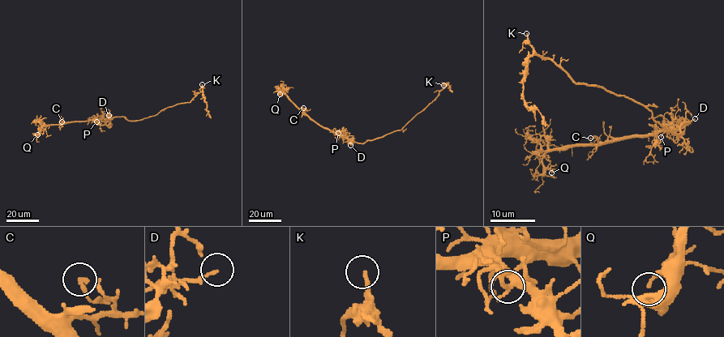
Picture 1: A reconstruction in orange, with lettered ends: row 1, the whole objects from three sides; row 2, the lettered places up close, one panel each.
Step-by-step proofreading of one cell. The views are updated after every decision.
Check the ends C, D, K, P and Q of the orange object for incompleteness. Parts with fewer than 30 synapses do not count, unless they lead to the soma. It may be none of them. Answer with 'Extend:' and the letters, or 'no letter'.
Extend: K

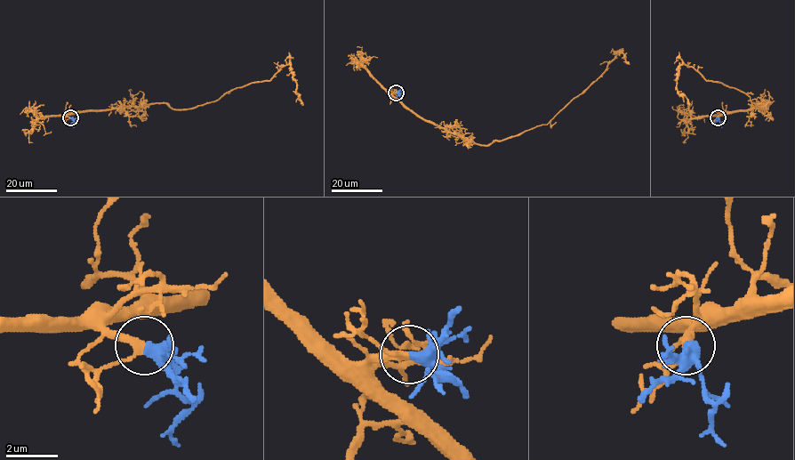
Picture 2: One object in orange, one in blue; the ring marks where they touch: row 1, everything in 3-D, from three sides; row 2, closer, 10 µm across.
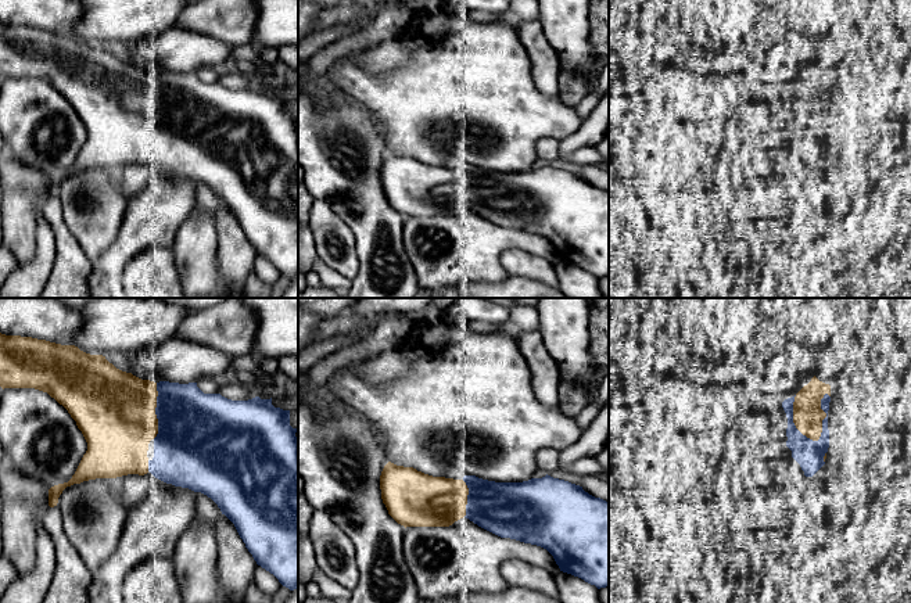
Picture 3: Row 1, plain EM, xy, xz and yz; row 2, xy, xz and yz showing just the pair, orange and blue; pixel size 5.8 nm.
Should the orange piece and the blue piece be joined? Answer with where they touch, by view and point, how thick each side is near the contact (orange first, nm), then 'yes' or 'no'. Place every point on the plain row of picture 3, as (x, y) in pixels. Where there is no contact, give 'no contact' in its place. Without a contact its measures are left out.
yz (824, 107) | 180/170 nm | yes

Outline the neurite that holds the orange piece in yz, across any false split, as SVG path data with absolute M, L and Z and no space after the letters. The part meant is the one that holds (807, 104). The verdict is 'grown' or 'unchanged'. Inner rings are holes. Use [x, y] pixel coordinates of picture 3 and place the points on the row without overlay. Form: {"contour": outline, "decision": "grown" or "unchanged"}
{"contour": "M815 65L795 86L782 91L788 107L786 136L806 166L813 166L825 154L829 91L831 75Z", "decision": "grown"}

